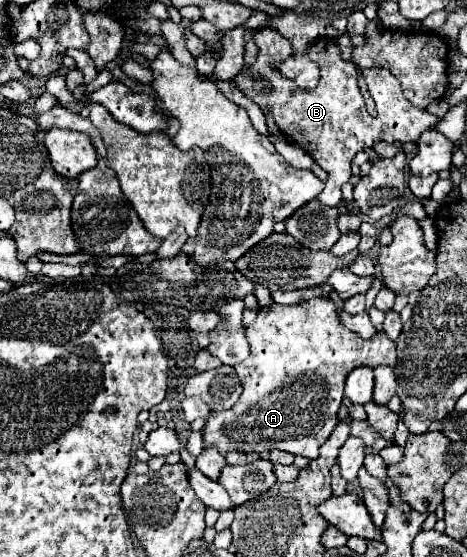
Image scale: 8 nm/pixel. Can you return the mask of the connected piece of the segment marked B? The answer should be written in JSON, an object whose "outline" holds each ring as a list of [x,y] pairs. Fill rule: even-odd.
{"outline":[[[261,29],[255,31],[255,43],[259,47],[257,63],[255,67],[239,73],[235,77],[235,83],[249,99],[253,99],[263,109],[263,113],[271,111],[277,127],[287,137],[291,137],[303,151],[307,151],[317,165],[321,165],[329,173],[323,191],[317,196],[317,199],[323,201],[323,205],[327,207],[335,207],[342,200],[341,189],[351,177],[351,161],[355,153],[373,147],[379,141],[417,143],[423,131],[435,129],[435,125],[441,121],[439,117],[413,107],[403,97],[399,81],[387,69],[367,69],[367,87],[379,113],[377,117],[371,117],[359,93],[359,85],[357,85],[359,71],[351,61],[341,59],[339,47],[329,37],[315,41],[307,53],[319,65],[321,71],[319,85],[311,91],[297,89],[293,81],[281,77],[277,71],[271,69],[271,63],[291,57],[291,43],[285,37],[279,37],[279,33],[271,29]],[[253,77],[267,77],[267,83],[271,83],[273,89],[263,91]]]}

